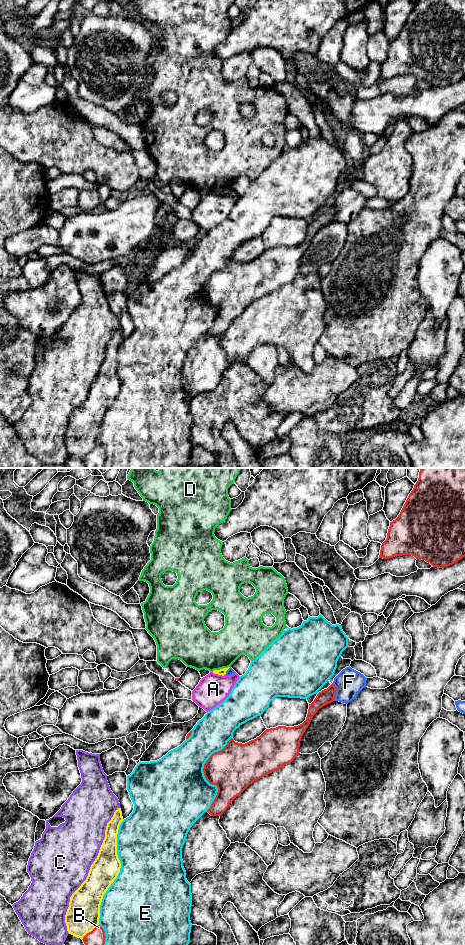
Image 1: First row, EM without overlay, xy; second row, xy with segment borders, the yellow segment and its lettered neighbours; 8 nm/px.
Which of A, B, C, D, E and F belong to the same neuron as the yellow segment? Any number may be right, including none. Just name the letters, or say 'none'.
none

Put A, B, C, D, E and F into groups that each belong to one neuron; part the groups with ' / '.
A / B / C / D / E / F

